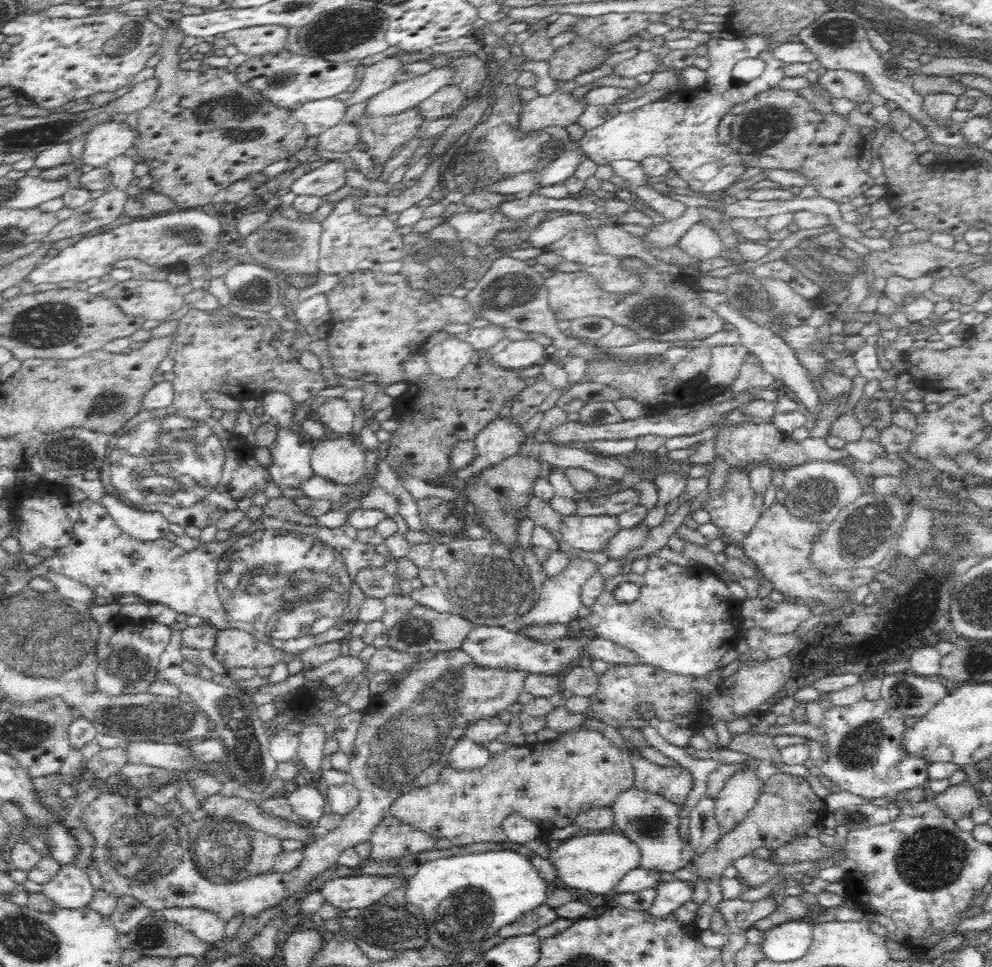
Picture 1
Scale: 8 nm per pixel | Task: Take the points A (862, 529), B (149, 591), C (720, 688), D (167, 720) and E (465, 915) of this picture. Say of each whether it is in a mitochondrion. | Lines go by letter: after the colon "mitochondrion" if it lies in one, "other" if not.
A: mitochondrion
B: other
C: other
D: mitochondrion
E: mitochondrion

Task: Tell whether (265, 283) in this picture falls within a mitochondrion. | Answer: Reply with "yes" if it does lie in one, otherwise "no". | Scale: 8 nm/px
yes

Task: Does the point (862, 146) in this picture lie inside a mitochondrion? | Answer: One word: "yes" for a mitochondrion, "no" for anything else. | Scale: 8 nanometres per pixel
no

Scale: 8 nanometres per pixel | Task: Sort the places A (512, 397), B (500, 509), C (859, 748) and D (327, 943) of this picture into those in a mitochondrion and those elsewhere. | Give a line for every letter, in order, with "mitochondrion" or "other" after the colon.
A: other
B: mitochondrion
C: mitochondrion
D: other

